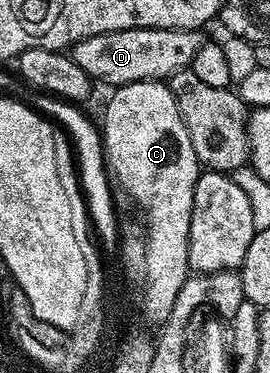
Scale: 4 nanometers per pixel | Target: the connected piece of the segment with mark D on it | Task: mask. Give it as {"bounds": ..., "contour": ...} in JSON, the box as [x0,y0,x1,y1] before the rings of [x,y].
{"bounds":[73,27,205,89],"contour":[[[138,27],[121,29],[113,33],[101,33],[97,37],[85,37],[75,44],[73,57],[92,81],[99,80],[112,89],[142,79],[170,80],[177,72],[190,68],[197,49],[205,42],[202,30],[157,29]]]}

